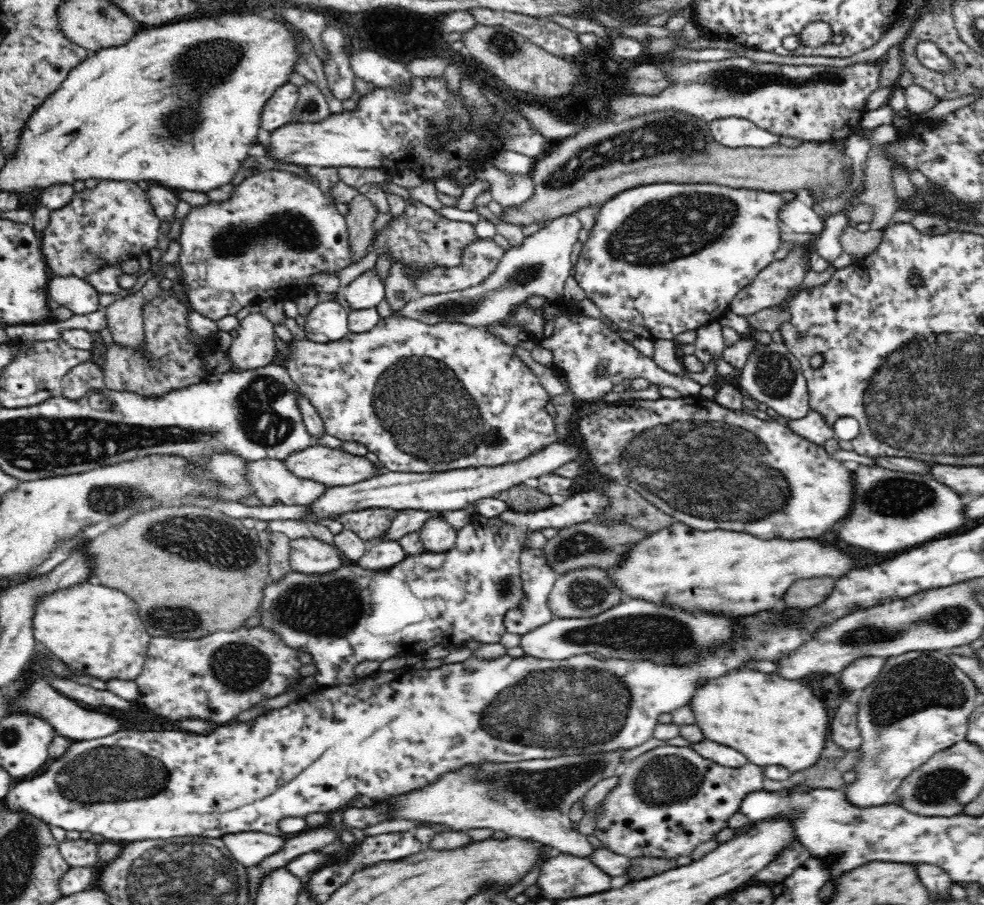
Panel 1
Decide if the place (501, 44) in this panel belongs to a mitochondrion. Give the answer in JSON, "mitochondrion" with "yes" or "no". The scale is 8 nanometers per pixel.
{"mitochondrion":"yes"}

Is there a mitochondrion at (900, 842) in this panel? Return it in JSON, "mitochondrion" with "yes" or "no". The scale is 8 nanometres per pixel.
{"mitochondrion":"no"}

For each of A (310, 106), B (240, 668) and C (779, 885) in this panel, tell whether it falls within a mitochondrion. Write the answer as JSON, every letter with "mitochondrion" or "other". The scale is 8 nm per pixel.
{"A":"mitochondrion","B":"mitochondrion","C":"other"}

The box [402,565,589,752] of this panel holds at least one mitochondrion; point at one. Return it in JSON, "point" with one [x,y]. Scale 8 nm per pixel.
{"point":[503,586]}

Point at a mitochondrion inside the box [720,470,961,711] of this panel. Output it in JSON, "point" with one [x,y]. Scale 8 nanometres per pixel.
{"point":[901,495]}

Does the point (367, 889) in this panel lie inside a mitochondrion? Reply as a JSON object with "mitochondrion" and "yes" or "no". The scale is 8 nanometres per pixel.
{"mitochondrion":"no"}

